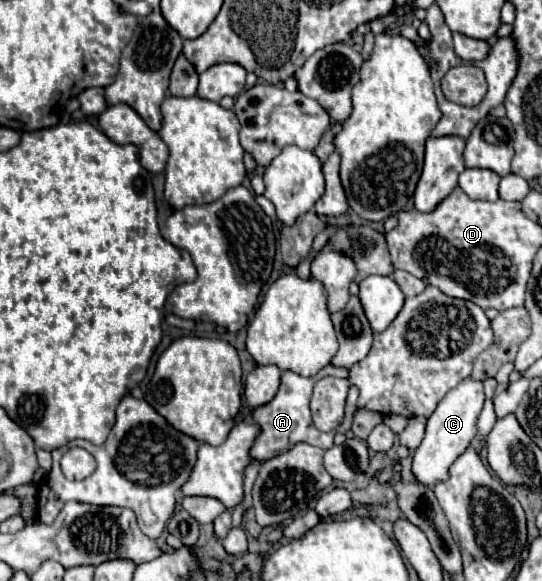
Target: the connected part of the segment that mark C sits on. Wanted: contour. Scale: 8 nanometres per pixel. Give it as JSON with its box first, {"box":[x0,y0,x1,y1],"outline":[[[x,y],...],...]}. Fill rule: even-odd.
{"box":[413,378,483,486],"outline":[[[465,378],[457,388],[445,394],[435,412],[429,416],[425,438],[413,454],[413,474],[419,484],[435,486],[449,478],[449,466],[469,448],[471,440],[477,436],[477,418],[481,414],[483,402],[483,382],[473,382],[471,378]]]}

